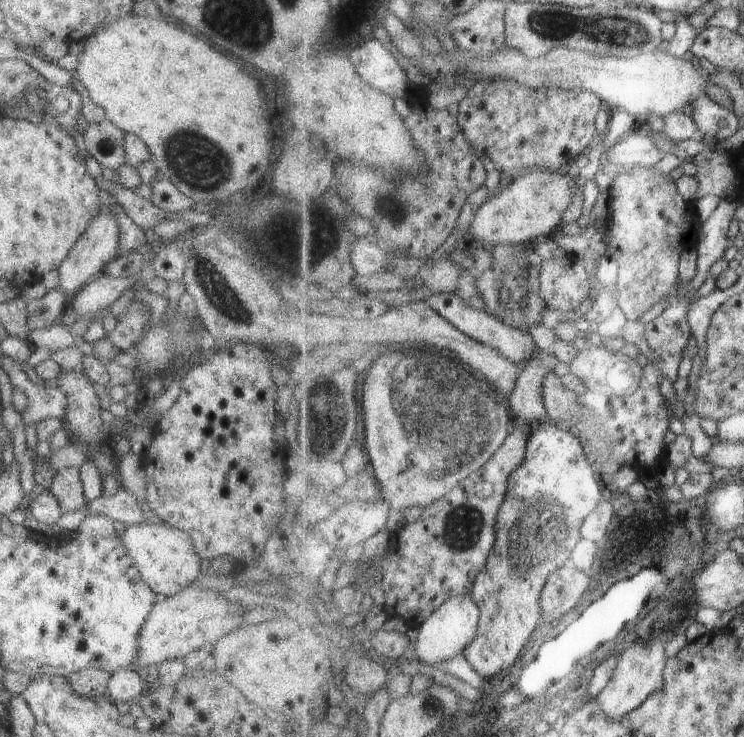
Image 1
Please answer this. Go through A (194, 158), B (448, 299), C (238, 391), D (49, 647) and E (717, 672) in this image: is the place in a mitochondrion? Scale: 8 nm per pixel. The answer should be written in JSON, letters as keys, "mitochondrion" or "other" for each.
{"A":"mitochondrion","B":"other","C":"other","D":"other","E":"other"}

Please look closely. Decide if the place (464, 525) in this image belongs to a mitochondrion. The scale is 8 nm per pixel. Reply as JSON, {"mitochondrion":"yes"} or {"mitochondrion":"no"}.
{"mitochondrion":"yes"}

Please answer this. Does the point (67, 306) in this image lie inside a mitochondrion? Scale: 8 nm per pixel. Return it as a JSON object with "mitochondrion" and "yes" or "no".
{"mitochondrion":"no"}

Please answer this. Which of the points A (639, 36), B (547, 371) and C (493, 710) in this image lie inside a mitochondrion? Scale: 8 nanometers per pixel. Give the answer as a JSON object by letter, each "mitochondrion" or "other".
{"A":"mitochondrion","B":"other","C":"other"}

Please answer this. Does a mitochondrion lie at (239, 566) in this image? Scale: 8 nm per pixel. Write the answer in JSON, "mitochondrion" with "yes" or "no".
{"mitochondrion":"no"}

